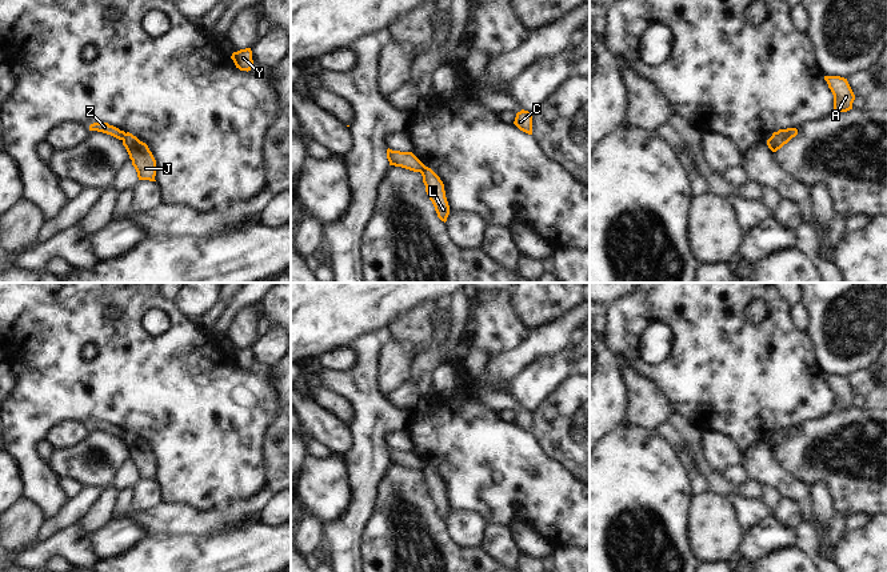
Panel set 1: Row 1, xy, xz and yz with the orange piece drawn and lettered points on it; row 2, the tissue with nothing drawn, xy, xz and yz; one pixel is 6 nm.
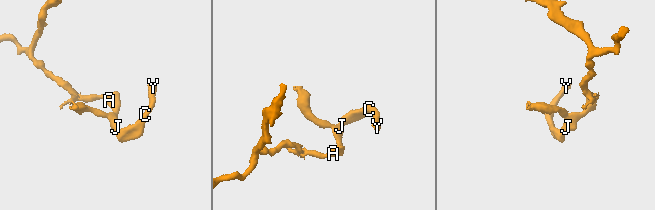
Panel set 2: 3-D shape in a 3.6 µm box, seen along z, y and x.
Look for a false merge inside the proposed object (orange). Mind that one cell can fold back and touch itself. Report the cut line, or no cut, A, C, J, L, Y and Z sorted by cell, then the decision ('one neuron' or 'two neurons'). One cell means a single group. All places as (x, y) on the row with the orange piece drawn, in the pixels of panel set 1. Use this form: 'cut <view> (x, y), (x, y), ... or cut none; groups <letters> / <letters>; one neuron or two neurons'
cut xy (126, 134), (122, 139); groups A C J L Y / Z; two neurons

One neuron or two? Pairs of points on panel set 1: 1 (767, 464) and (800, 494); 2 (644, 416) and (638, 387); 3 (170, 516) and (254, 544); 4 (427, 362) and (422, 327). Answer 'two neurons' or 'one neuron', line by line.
1: one neuron
2: one neuron
3: two neurons
4: two neurons

